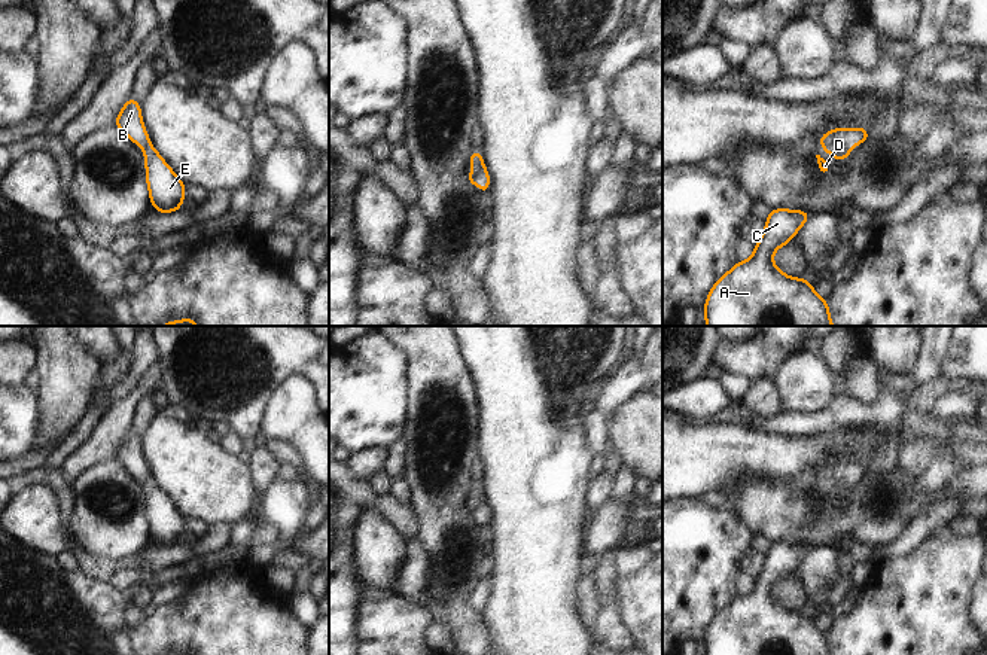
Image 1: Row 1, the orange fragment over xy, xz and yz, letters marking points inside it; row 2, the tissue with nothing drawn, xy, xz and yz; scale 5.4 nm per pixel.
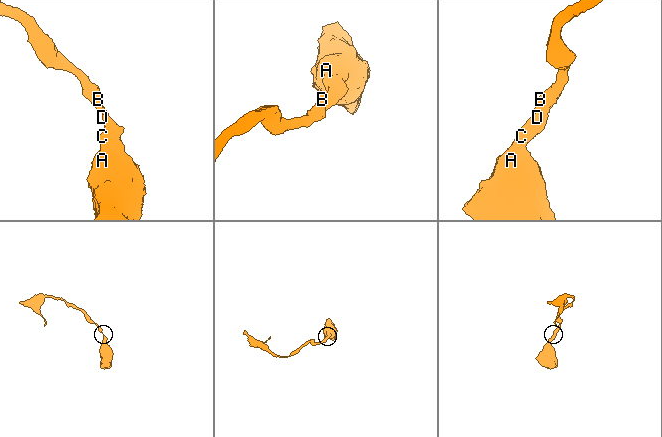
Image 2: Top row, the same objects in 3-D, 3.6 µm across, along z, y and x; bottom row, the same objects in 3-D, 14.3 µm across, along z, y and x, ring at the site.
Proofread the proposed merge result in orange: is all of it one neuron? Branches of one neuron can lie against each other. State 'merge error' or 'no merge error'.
no merge error

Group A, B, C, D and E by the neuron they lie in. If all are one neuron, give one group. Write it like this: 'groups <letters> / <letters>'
groups A B C D E

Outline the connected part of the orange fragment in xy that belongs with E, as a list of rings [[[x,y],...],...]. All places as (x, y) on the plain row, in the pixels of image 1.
[[[130,430],[116,451],[116,458],[128,472],[146,487],[146,515],[152,540],[159,546],[183,543],[185,518],[150,478],[141,454],[140,438]]]

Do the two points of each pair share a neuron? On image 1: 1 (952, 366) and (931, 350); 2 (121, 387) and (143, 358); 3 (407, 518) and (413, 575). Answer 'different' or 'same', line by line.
1: different
2: same
3: different

